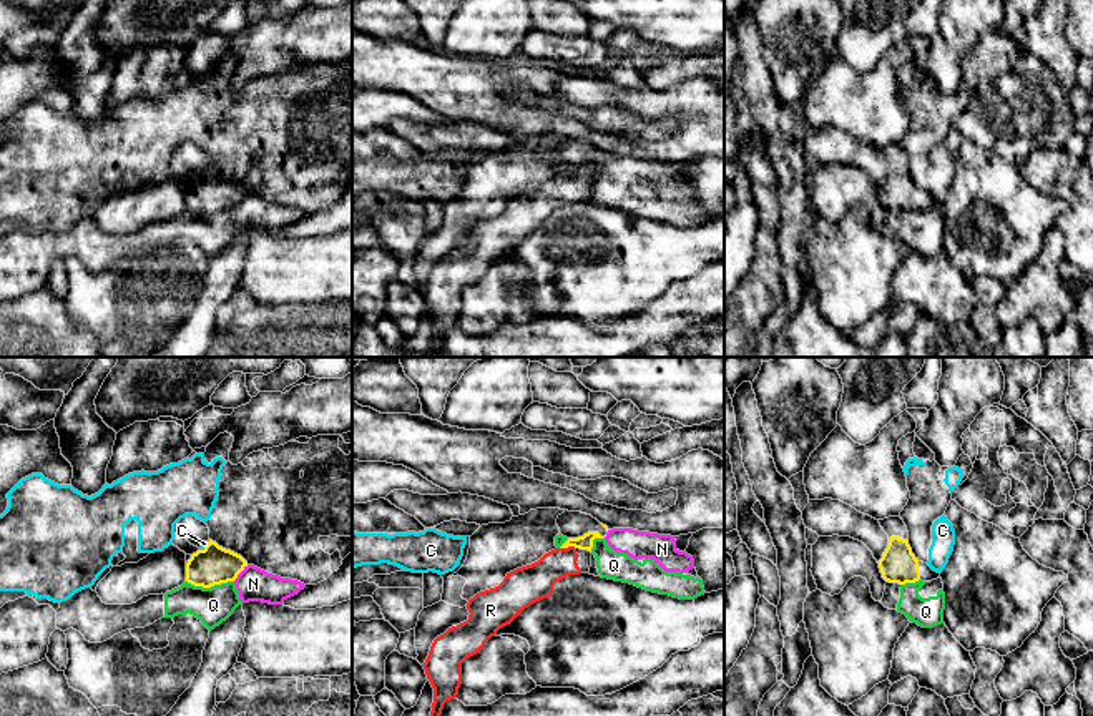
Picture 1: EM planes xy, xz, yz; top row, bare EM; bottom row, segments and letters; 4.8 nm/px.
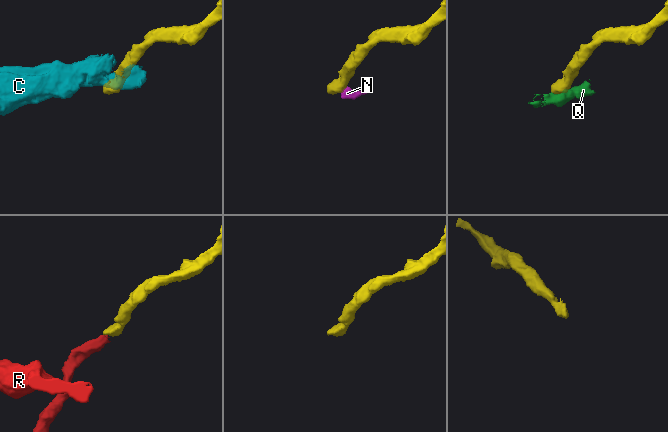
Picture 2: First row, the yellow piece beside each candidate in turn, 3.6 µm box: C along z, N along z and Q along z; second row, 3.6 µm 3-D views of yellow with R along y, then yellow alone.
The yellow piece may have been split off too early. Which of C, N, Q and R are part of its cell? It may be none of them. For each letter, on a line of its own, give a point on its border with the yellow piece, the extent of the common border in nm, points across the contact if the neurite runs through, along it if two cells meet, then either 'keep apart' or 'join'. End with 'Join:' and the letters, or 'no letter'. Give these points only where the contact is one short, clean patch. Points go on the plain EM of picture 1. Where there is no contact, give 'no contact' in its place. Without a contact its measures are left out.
C: meets yellow in xy at (206, 173); contact 80 nm long; border along xy (210, 168), (200, 178); keep apart
N: meets yellow in xy at (240, 200); contact 110 nm long; border along xy (248, 193), (233, 208); keep apart
Q: meets yellow in xy at (210, 215); contact 240 nm long; border along xy (186, 208), (203, 215), (233, 210); keep apart
R: meets yellow in xz at (567, 175); contact 80 nm long; runs through xz (585, 170), (567, 175), (530, 211); join
Join: R

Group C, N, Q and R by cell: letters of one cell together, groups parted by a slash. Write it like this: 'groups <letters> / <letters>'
groups C / N Q / R

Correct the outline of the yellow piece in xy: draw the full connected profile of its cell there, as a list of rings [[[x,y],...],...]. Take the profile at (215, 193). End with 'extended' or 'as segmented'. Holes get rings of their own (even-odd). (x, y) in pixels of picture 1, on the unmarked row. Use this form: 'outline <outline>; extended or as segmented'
outline [[[209,168],[203,178],[191,183],[186,191],[186,209],[194,214],[211,216],[214,213],[234,209],[248,194],[248,189]]]; as segmented

